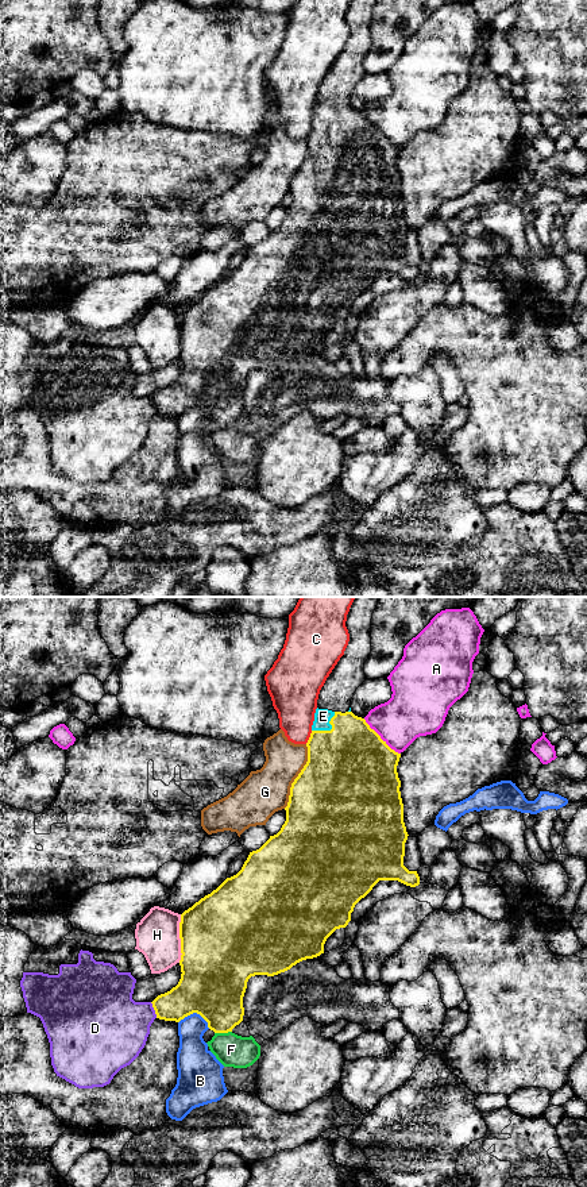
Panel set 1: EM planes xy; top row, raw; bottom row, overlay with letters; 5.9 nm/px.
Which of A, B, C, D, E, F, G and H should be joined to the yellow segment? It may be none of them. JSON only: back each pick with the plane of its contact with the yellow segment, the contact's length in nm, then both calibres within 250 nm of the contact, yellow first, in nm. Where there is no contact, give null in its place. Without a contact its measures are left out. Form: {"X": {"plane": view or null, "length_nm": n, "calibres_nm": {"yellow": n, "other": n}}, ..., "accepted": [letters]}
{"E": {"plane": "xy", "length_nm": 180, "calibres_nm": {"yellow": 500, "other": 100}}, "accepted": ["E"]}

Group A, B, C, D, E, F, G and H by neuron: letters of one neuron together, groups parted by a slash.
A / B / C / D / E / F / G / H

